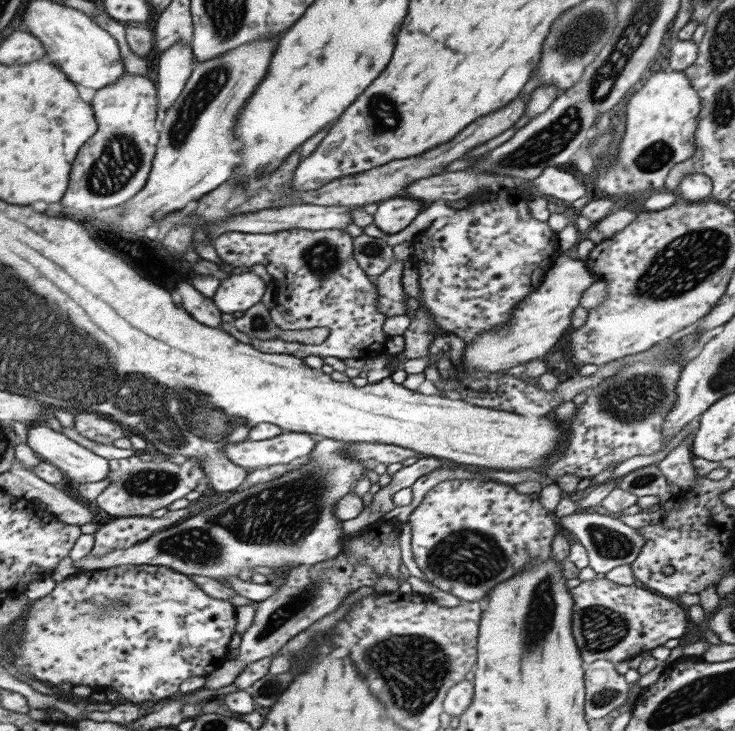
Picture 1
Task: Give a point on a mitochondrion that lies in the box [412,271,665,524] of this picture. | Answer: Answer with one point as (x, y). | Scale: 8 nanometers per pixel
(643, 480)

